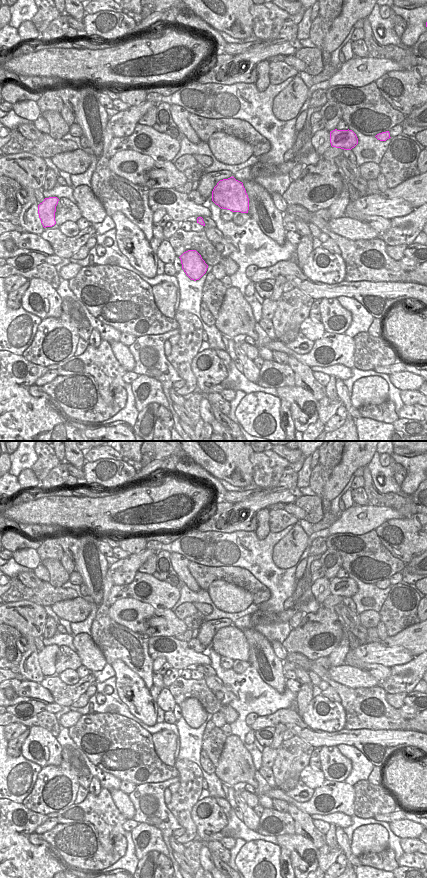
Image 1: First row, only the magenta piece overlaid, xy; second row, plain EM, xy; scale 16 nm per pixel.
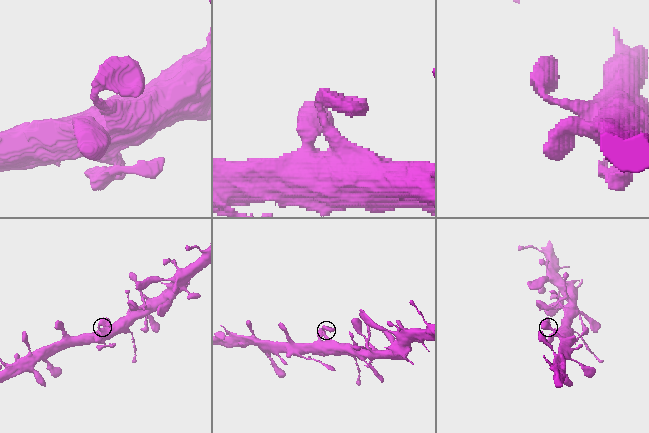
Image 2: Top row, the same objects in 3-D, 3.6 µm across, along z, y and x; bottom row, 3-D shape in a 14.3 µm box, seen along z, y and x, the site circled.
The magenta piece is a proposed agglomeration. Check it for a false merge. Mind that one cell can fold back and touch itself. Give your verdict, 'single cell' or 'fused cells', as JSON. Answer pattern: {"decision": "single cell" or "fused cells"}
{"decision": "single cell"}

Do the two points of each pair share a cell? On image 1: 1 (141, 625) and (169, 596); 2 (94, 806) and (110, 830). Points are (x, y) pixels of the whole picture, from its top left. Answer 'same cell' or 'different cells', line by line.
1: different cells
2: same cell

